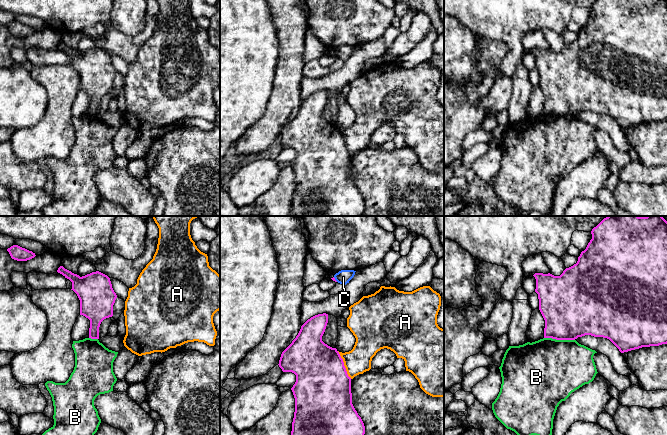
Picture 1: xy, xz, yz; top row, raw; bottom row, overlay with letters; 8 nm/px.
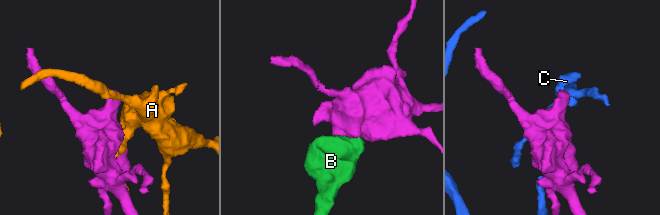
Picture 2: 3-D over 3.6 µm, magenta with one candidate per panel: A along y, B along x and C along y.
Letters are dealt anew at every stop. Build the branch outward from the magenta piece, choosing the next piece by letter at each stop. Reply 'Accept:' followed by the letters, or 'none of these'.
Accept: none of these

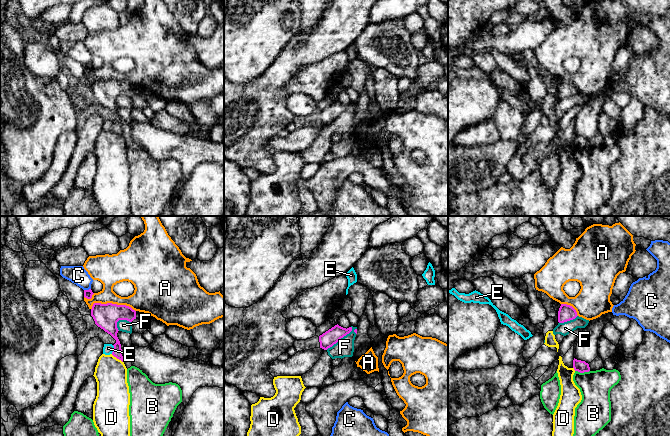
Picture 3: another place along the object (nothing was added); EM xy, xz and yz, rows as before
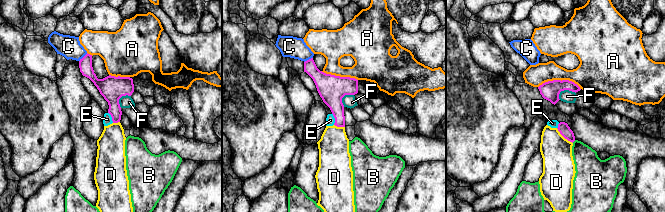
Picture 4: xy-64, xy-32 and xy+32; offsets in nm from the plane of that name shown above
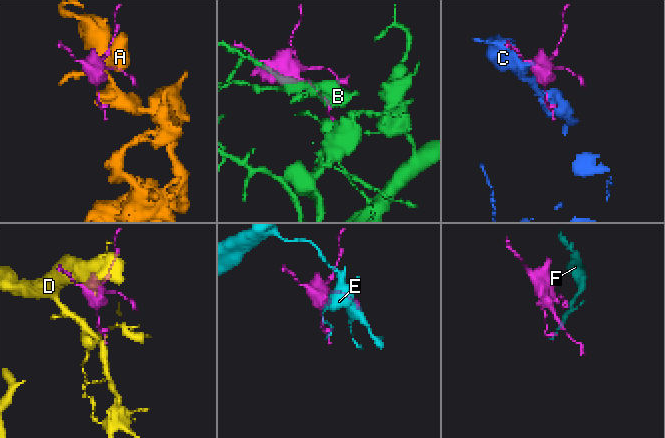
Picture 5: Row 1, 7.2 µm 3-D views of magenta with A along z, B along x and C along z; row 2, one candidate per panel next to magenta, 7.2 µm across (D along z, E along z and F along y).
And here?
Accept: none of these

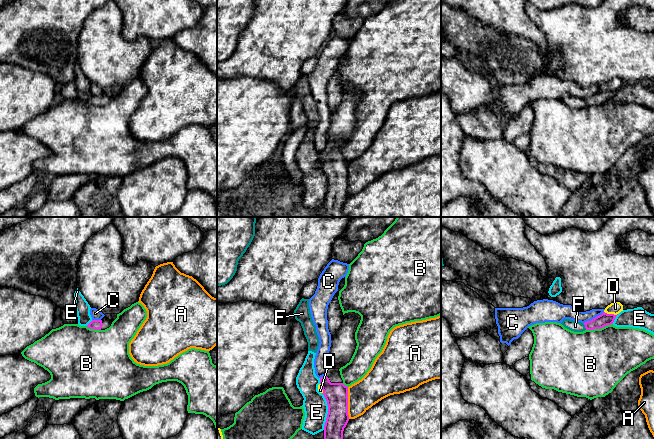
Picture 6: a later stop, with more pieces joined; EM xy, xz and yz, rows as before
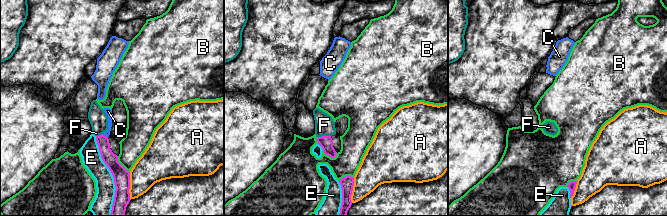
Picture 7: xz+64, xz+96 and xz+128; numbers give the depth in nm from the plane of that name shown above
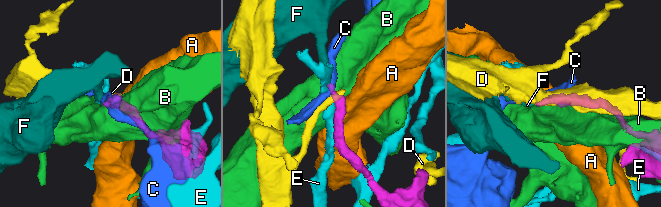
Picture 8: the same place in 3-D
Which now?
Accept: F

